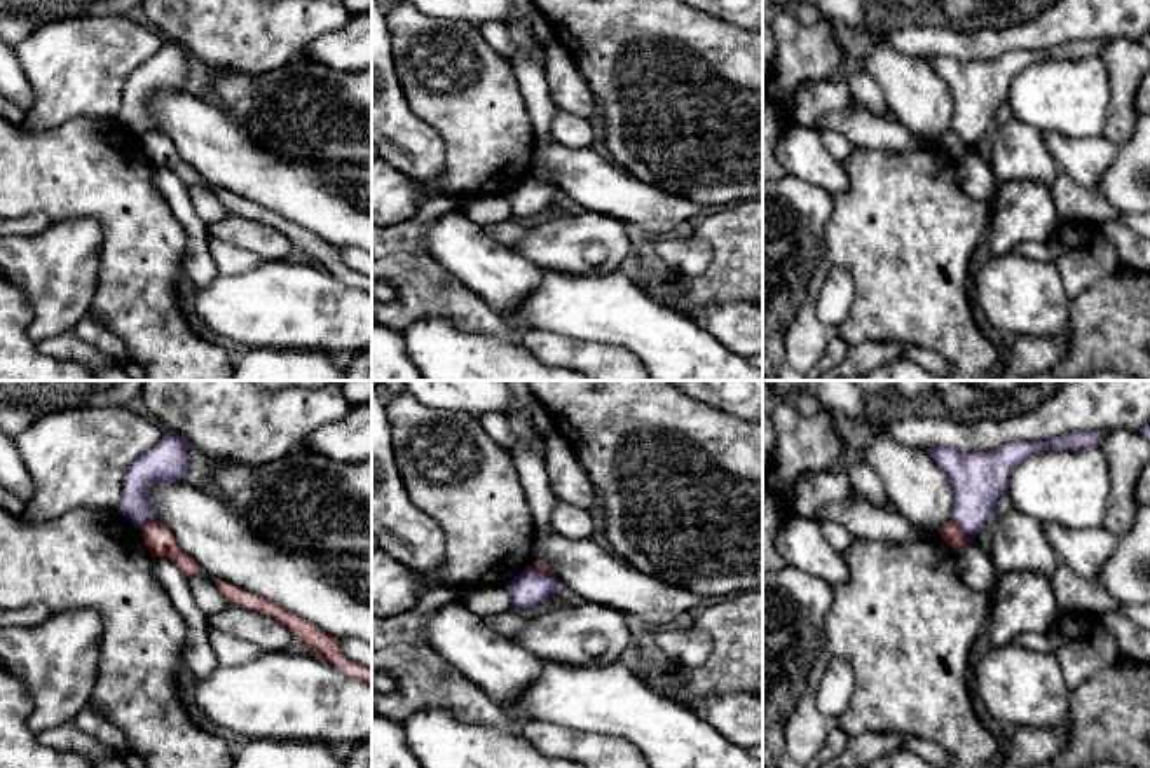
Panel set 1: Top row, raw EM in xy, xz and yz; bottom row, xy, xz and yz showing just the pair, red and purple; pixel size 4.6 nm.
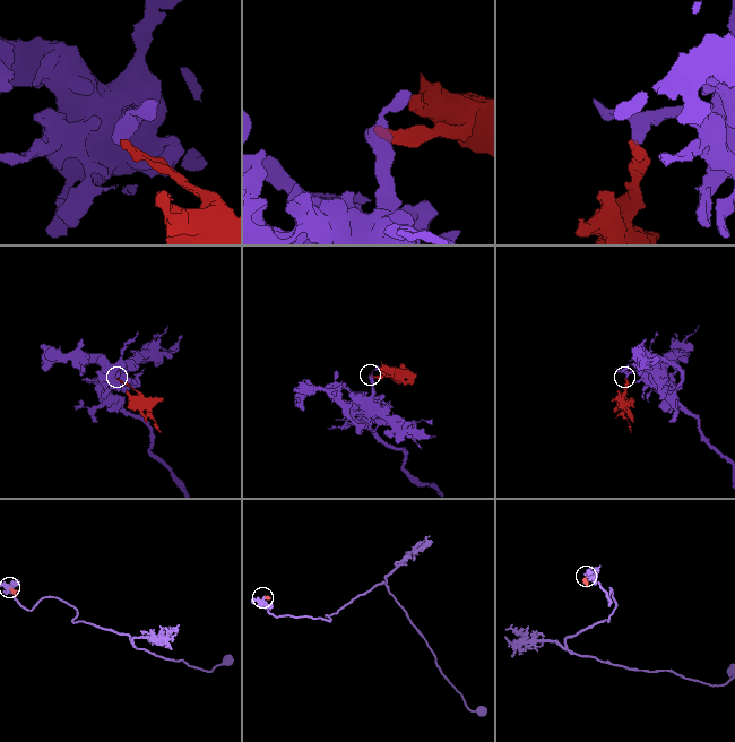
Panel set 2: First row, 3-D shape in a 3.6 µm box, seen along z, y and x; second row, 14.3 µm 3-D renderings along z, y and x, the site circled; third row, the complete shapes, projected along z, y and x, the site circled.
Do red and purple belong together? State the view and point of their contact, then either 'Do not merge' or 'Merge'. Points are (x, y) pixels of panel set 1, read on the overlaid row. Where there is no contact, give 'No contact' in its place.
Touches red at yz (958, 529). Do not merge

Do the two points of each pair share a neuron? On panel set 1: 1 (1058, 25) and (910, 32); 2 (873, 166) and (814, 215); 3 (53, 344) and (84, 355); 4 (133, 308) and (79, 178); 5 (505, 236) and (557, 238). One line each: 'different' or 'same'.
1: same
2: different
3: same
4: same
5: different

